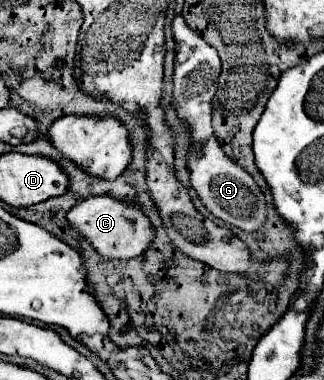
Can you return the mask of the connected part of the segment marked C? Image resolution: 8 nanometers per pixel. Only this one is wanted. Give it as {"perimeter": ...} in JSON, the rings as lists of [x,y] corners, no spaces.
{"perimeter":[[[98,195],[98,197],[84,199],[82,203],[74,205],[68,211],[66,219],[80,237],[90,241],[90,245],[96,249],[102,261],[122,261],[122,259],[138,257],[146,251],[146,247],[150,245],[154,237],[150,221],[142,215],[138,207],[126,207],[124,203],[112,199],[110,195]]]}

